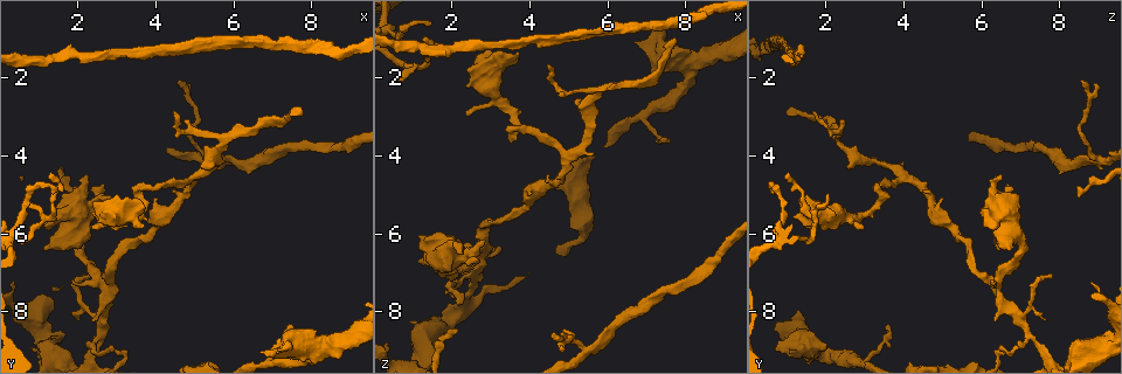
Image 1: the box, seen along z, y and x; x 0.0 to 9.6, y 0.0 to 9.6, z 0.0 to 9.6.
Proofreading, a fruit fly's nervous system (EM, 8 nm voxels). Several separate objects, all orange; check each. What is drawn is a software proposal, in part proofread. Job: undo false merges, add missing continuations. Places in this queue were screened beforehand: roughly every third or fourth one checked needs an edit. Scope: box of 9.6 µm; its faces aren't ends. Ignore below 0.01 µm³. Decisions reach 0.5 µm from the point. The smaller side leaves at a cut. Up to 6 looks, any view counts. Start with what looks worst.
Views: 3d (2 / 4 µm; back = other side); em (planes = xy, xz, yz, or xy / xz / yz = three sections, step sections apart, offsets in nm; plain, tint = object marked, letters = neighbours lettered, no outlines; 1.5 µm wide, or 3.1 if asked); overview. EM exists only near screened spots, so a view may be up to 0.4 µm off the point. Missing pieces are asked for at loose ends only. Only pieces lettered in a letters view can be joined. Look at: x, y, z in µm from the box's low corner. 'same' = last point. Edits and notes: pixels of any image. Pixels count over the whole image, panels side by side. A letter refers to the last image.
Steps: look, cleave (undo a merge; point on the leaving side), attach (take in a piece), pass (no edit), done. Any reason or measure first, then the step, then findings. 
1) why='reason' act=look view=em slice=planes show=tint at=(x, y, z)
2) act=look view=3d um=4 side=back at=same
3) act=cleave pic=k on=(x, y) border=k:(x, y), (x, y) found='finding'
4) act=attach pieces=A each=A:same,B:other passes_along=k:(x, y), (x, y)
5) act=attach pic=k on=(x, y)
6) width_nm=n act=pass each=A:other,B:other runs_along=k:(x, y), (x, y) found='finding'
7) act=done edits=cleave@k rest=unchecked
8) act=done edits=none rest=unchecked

why='free end' act=look view=em slice=xy step=8 show=tint at=(4.60, 2.15, 8.50)

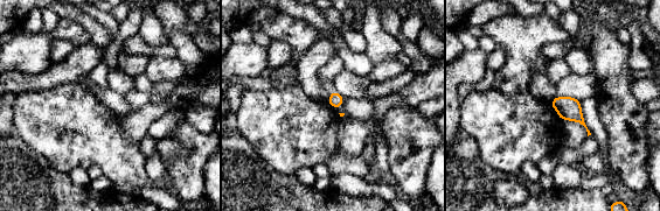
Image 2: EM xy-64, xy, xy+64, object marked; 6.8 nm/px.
act=look view=em slice=planes show=letters at=same

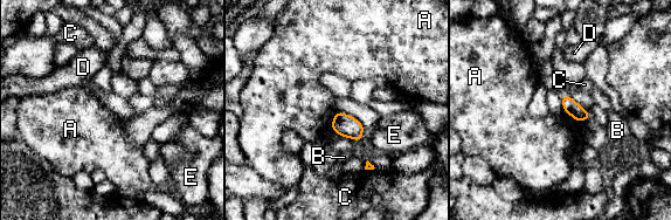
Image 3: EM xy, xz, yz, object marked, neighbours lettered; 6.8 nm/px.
act=pass each=A:other,B:other,C:other,D:other,E:other border=3:(565, 111), (575, 121), (586, 121) found='none of them fits'

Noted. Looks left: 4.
why='free end' act=look view=em slice=xy step=4 show=tint at=(7.10, 8.95, 0.80)

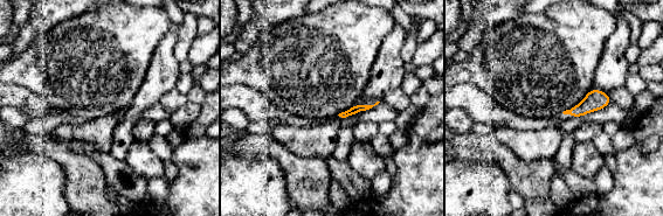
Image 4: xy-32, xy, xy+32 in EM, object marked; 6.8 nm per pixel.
why='cut it another way' act=look view=em slice=planes show=letters at=same

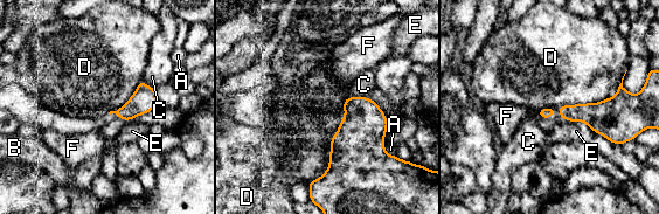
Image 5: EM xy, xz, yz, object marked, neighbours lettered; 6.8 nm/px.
longest_contact=D:500nm act=pass each=A:other,B:other,C:other,D:other,E:other,F:other found='none of them fits'

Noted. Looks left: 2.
act=done edits=none rest=unchecked

